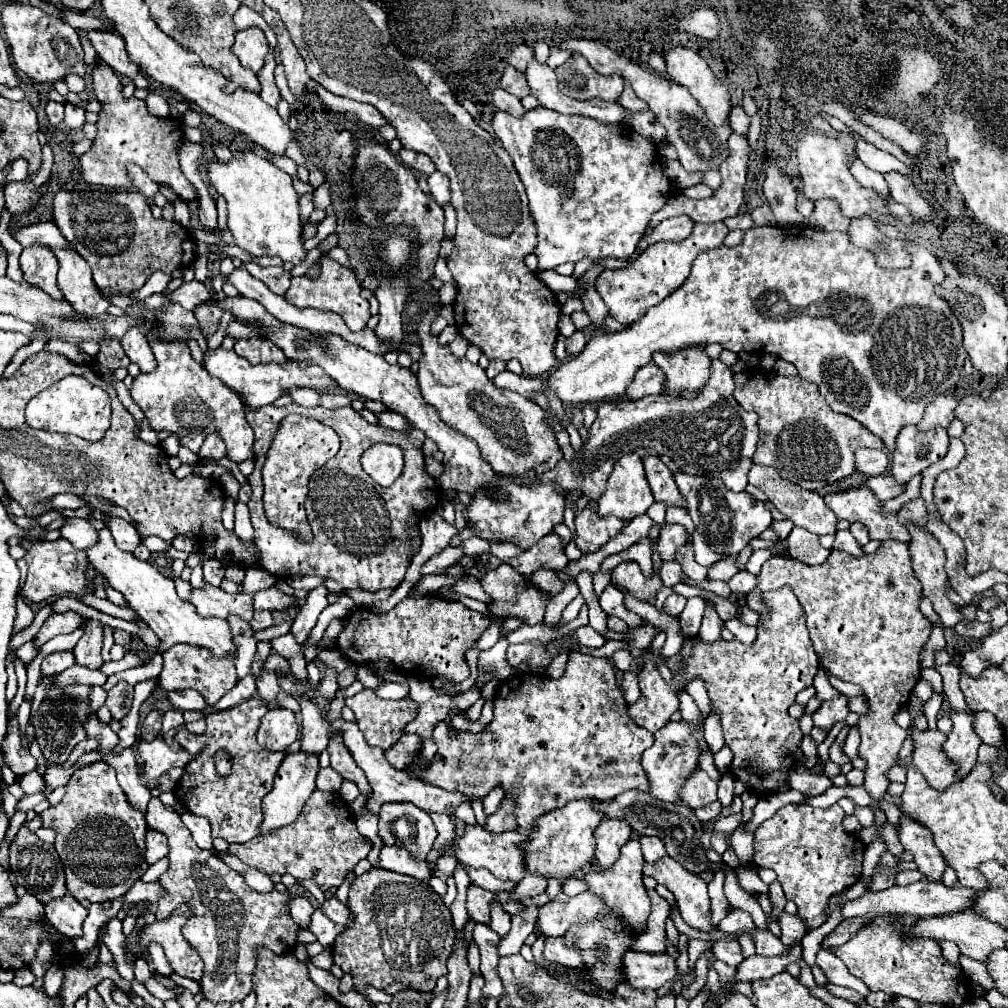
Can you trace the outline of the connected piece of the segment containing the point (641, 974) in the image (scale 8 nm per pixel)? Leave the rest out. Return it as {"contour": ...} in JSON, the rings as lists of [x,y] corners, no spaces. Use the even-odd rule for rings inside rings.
{"contour":[[[627,950],[623,956],[623,966],[621,966],[623,982],[637,988],[637,990],[657,990],[665,984],[677,984],[681,988],[687,988],[695,982],[695,974],[685,972],[679,974],[675,958],[669,954],[639,954]]]}

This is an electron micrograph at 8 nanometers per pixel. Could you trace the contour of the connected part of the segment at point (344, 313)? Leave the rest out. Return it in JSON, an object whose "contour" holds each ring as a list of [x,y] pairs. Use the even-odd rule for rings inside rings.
{"contour":[[[321,256],[319,264],[321,264],[321,274],[317,280],[309,280],[307,276],[291,278],[291,286],[285,292],[285,300],[297,308],[315,308],[315,310],[335,312],[345,320],[349,330],[353,330],[353,332],[363,330],[367,326],[367,320],[371,314],[369,314],[369,302],[361,296],[361,286],[359,286],[355,272],[327,256]]]}

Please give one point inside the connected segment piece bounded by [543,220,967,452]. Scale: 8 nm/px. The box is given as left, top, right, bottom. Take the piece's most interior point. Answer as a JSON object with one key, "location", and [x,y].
{"location":[881,344]}

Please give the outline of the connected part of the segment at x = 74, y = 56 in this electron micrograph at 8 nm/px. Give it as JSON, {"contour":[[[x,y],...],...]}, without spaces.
{"contour":[[[21,2],[3,6],[1,16],[15,66],[21,72],[25,72],[29,78],[33,78],[39,84],[43,82],[55,84],[55,82],[65,82],[69,74],[77,74],[77,76],[87,74],[87,64],[83,60],[83,46],[75,28],[71,28],[69,24],[61,22],[55,16],[49,16],[41,8]]]}

